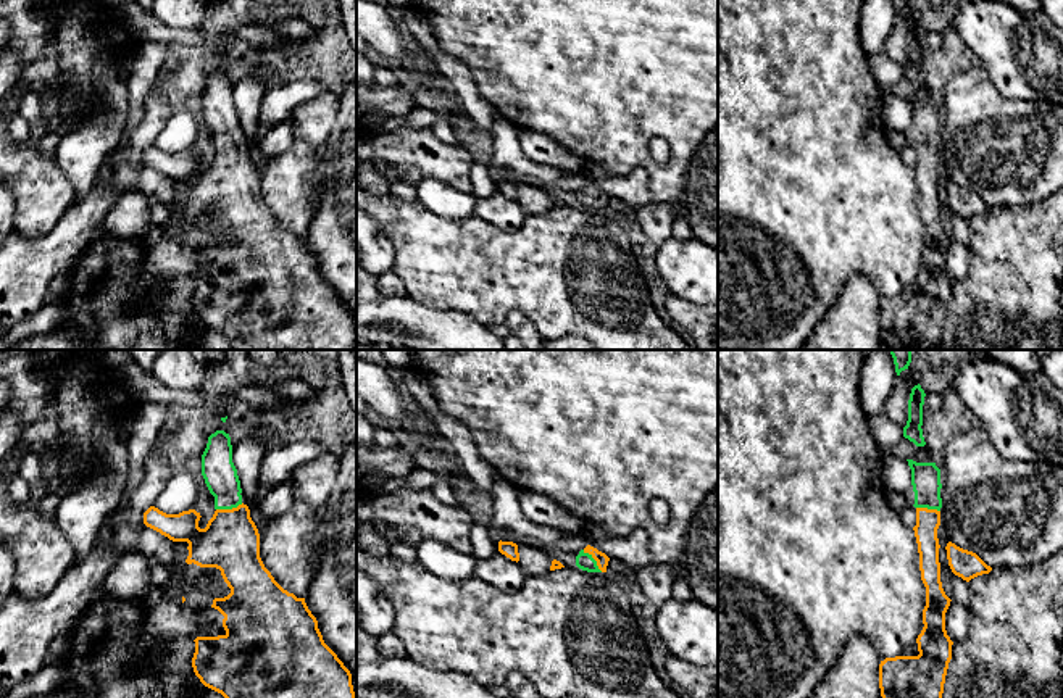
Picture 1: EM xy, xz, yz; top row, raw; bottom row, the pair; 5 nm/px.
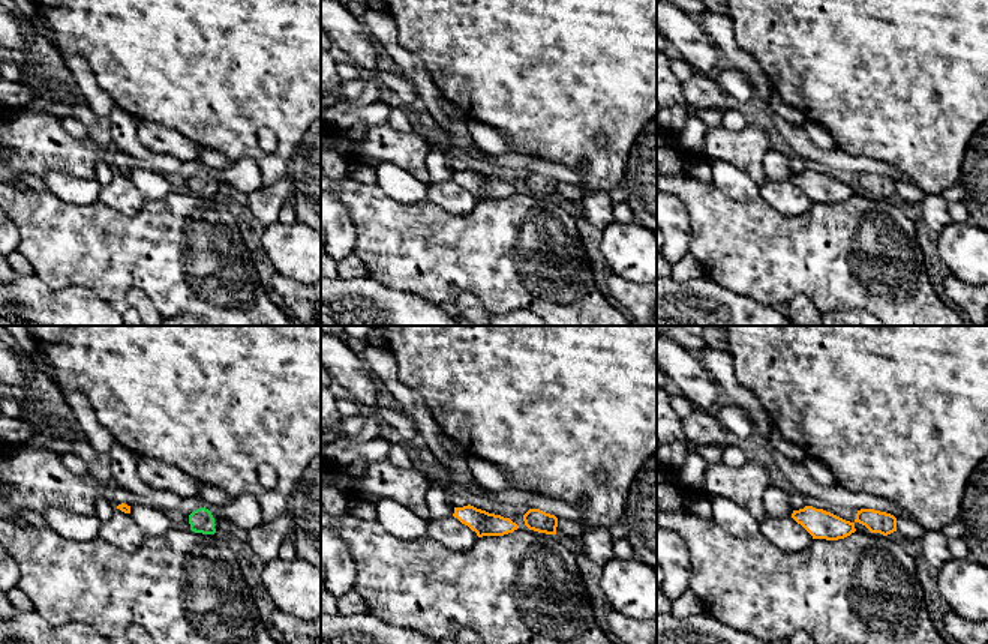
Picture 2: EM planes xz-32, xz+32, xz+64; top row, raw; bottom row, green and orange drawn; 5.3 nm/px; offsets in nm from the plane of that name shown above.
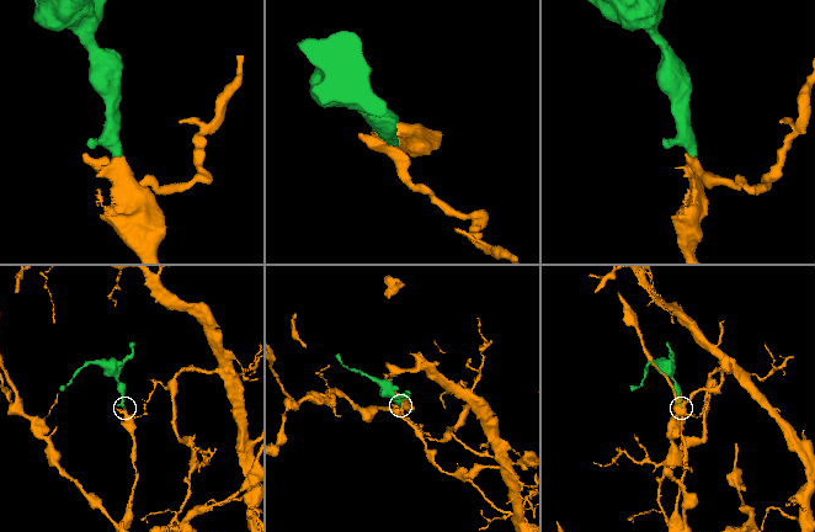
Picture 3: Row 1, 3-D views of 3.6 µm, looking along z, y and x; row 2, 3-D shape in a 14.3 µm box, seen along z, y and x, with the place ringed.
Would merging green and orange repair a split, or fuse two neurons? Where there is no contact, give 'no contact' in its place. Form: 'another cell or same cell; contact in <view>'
same cell; contact in xz

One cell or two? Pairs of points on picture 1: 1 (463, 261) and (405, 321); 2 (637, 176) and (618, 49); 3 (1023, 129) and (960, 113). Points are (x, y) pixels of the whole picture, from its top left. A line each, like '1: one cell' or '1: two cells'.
1: two cells
2: two cells
3: one cell

